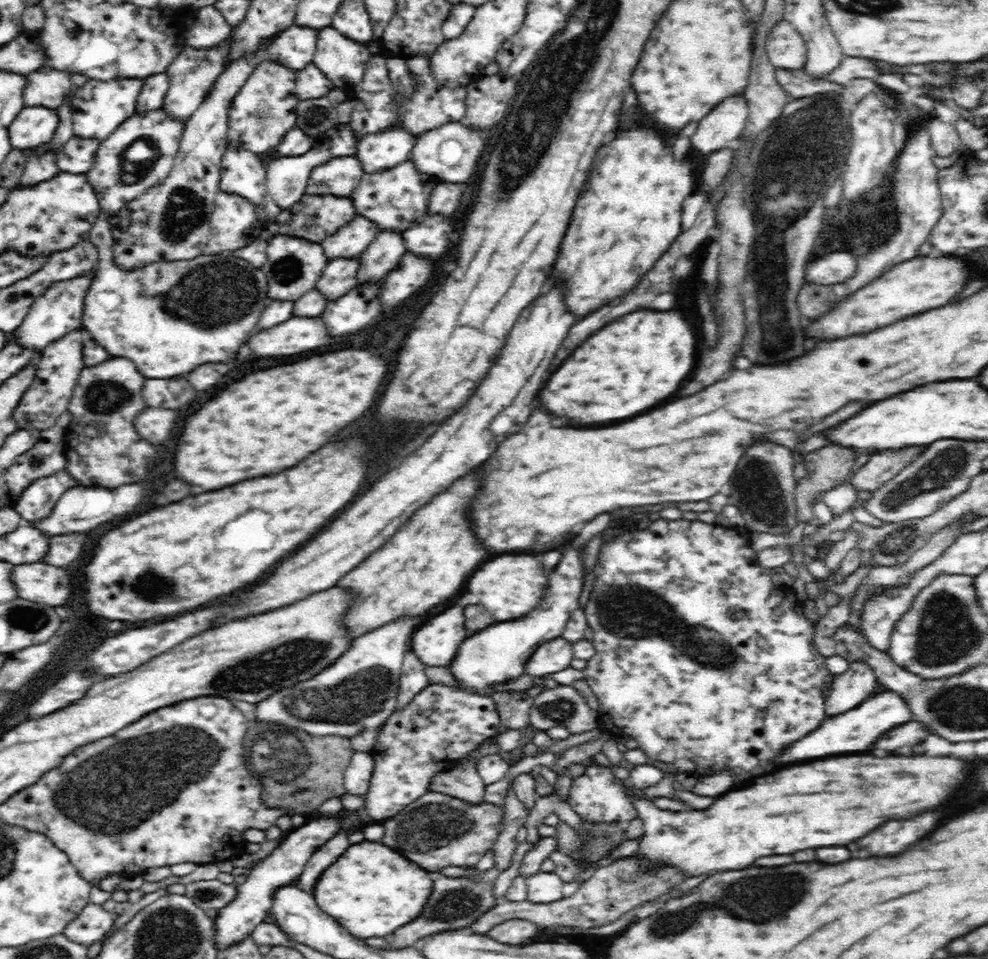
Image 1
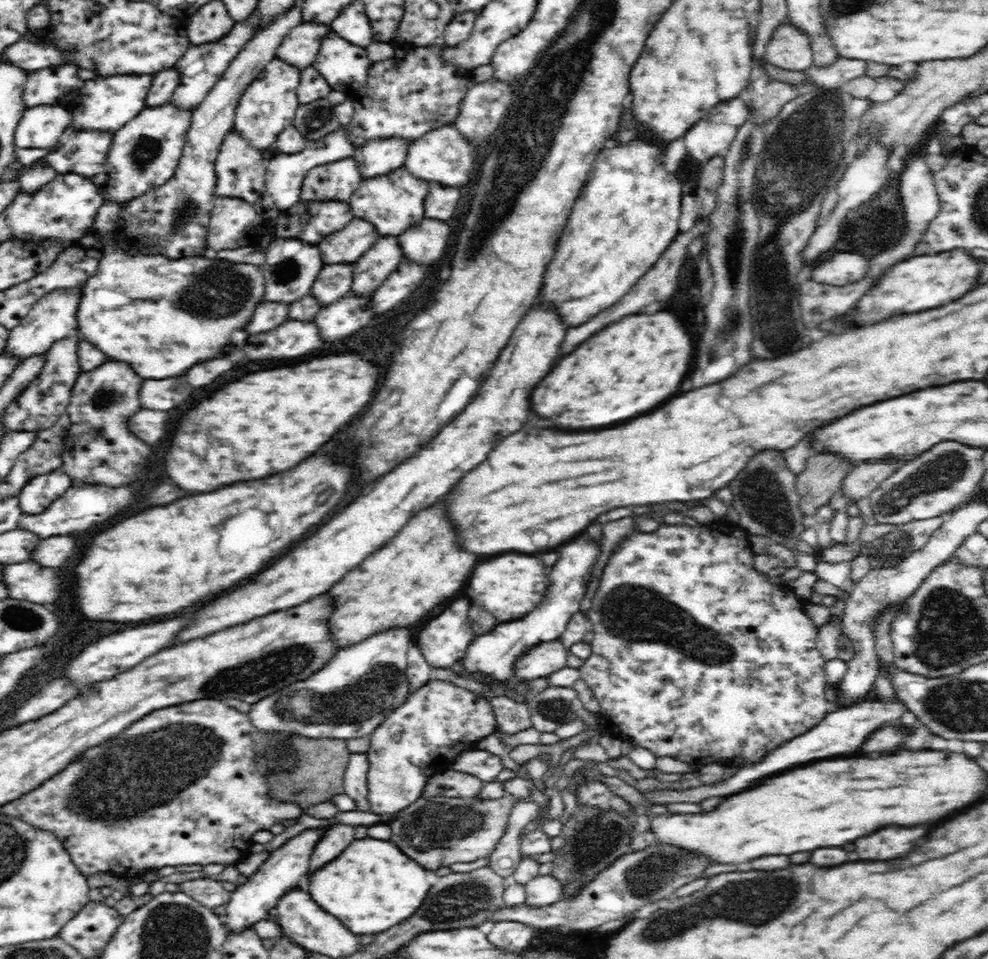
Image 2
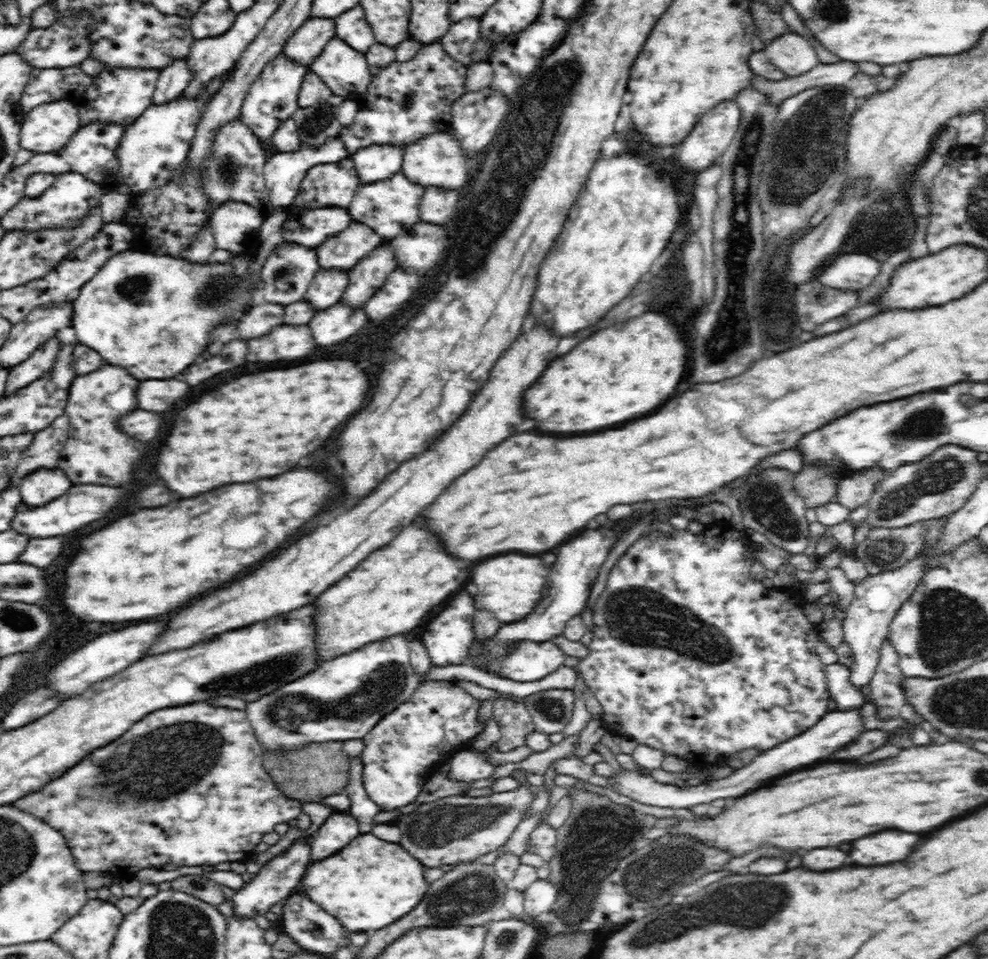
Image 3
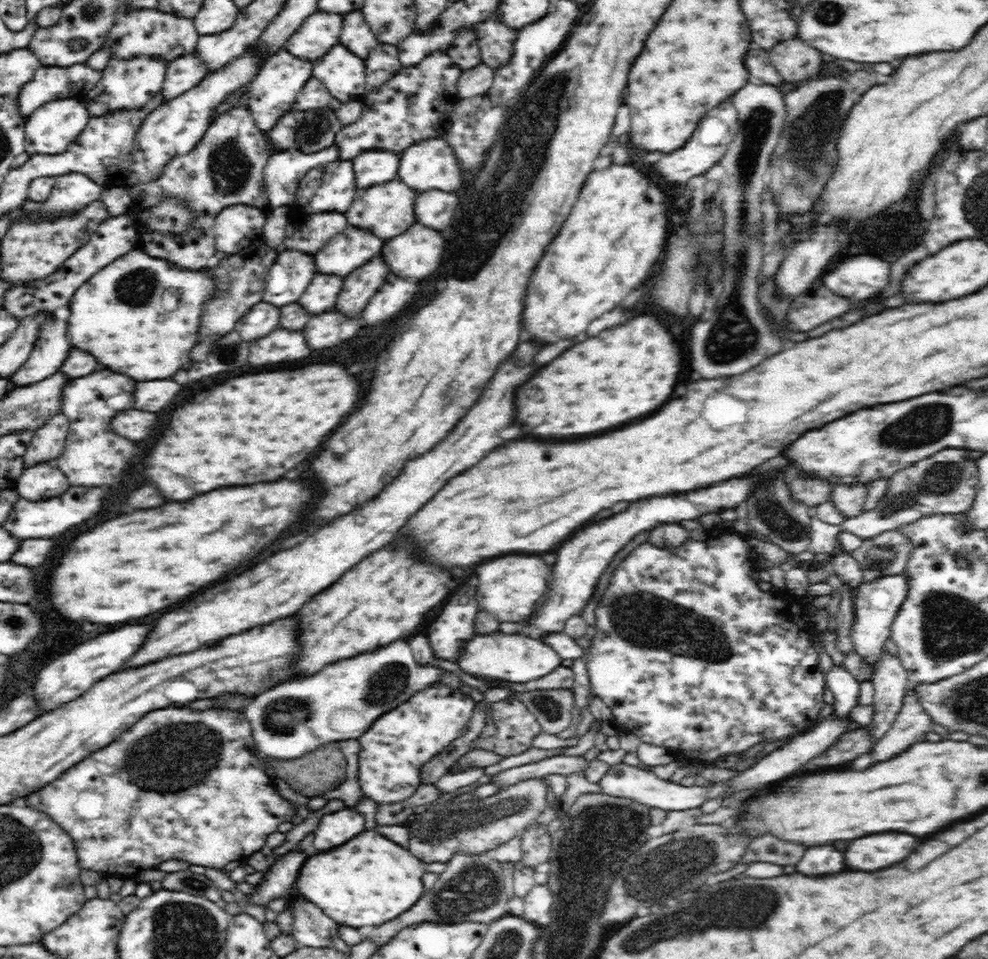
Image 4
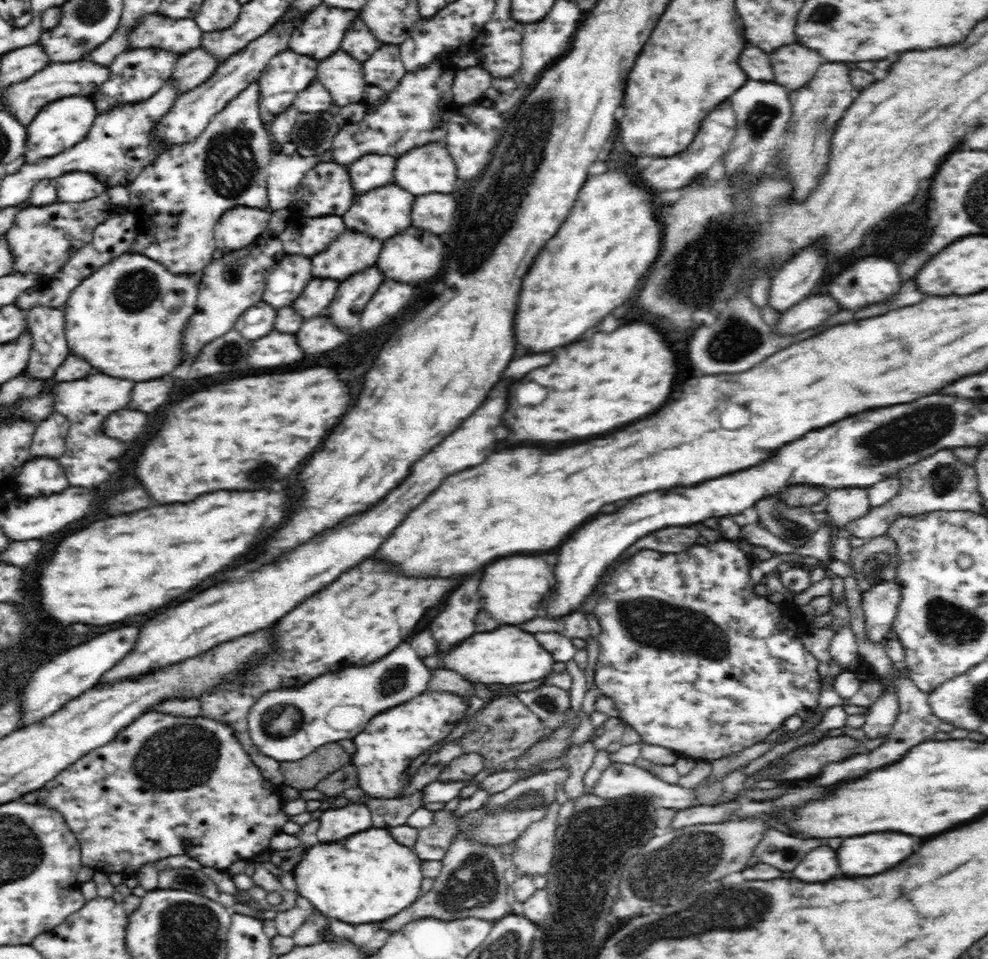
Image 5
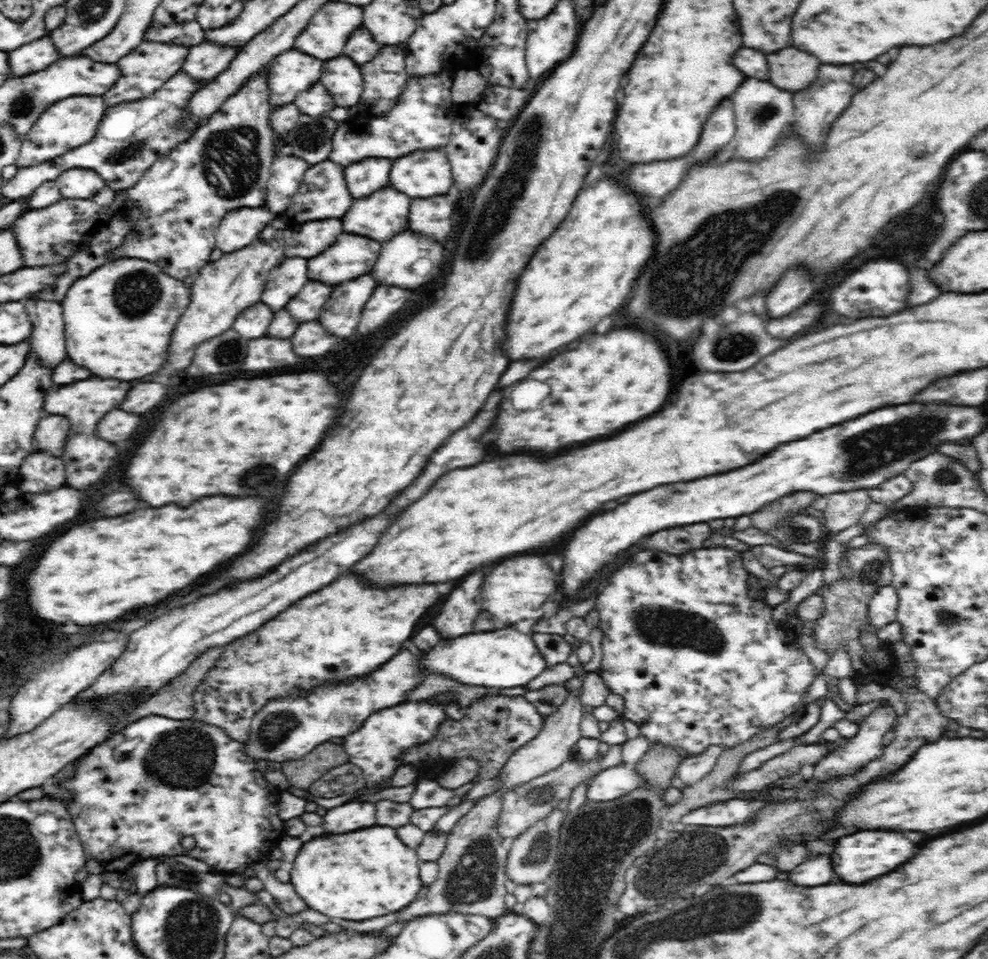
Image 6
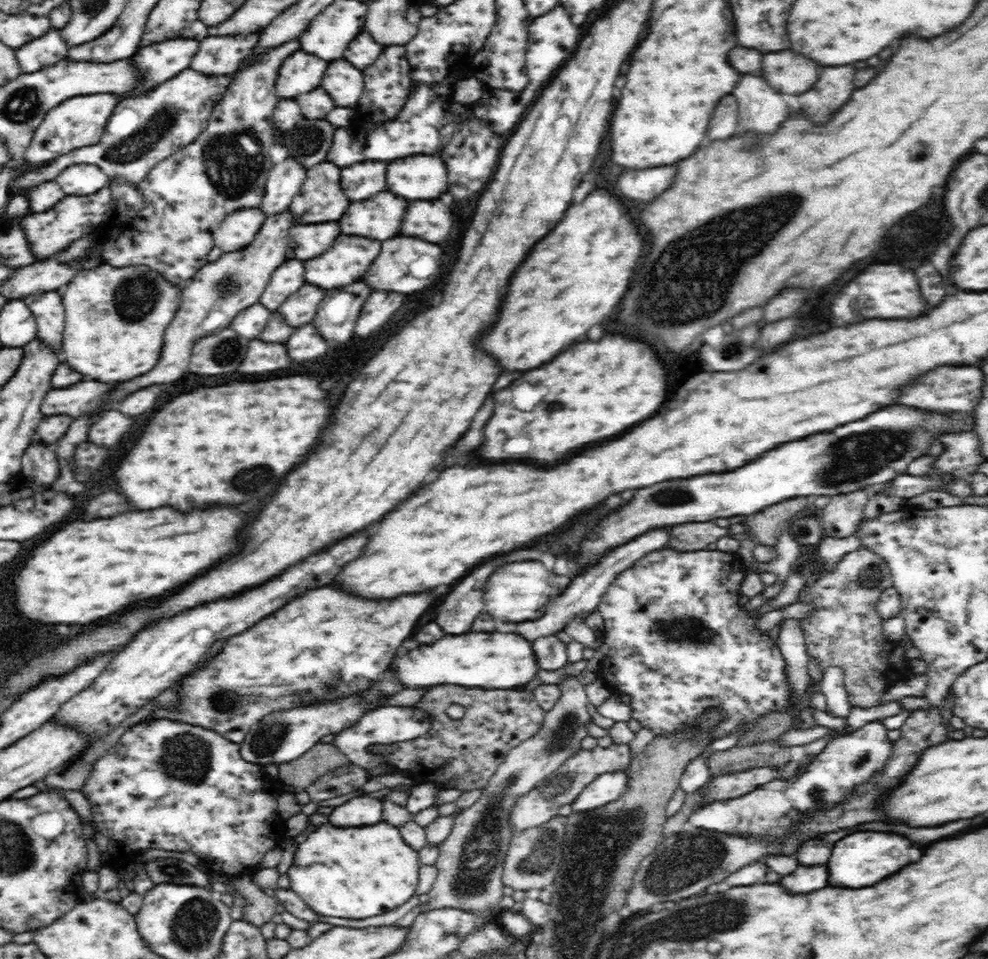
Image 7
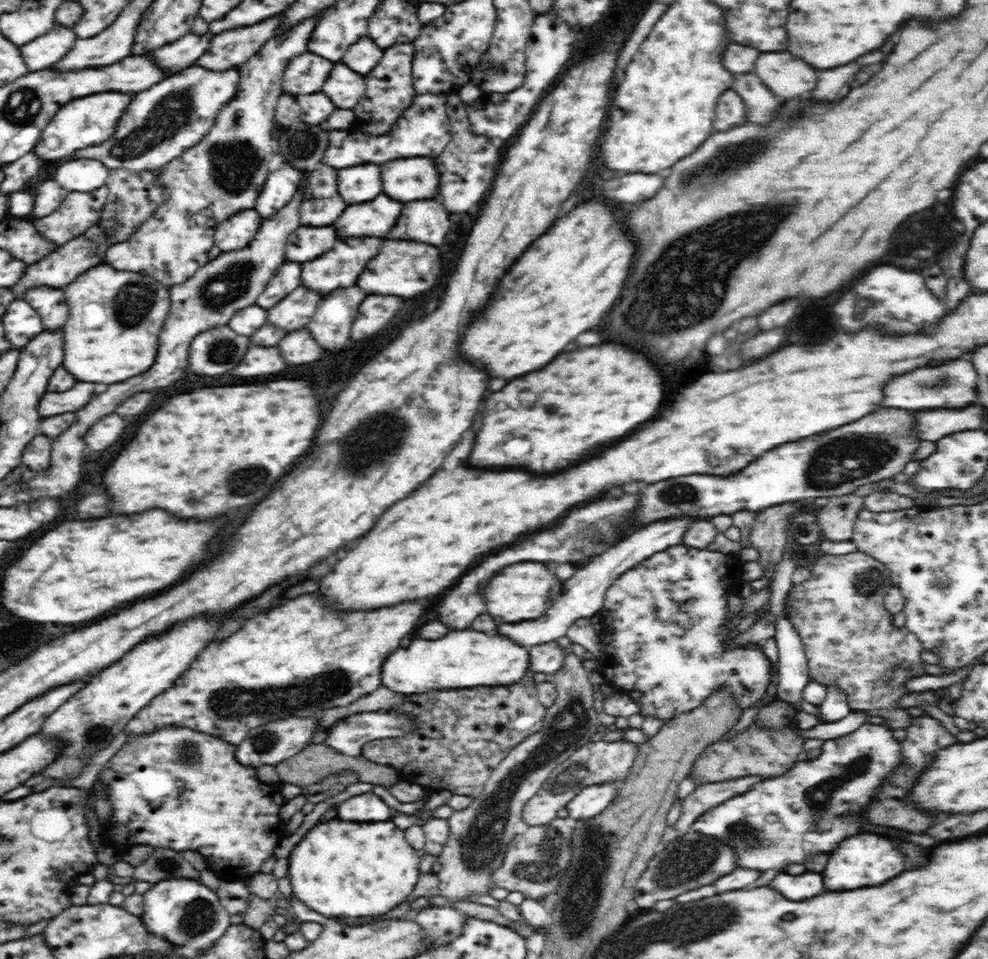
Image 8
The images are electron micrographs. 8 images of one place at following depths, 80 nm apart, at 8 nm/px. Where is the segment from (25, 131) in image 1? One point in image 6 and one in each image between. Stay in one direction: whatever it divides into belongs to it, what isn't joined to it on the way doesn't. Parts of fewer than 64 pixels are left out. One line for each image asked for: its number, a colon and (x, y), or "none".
2: (43, 126)
3: (45, 129)
4: (48, 131)
5: (59, 125)
6: (67, 124)

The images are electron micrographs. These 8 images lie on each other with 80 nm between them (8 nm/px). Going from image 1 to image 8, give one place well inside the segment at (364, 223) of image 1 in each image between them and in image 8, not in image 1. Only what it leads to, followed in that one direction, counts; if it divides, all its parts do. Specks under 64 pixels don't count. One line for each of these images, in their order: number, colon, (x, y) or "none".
2: (345, 246)
3: (343, 251)
4: (349, 250)
5: (351, 253)
6: (351, 256)
7: (351, 256)
8: (339, 268)

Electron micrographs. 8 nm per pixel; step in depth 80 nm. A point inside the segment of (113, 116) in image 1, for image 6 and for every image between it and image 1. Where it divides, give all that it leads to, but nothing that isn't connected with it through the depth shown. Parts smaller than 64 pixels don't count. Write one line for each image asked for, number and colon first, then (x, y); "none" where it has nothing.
2: (104, 104)
3: (119, 95)
4: (130, 84)
5: (135, 75)
6: (146, 68)

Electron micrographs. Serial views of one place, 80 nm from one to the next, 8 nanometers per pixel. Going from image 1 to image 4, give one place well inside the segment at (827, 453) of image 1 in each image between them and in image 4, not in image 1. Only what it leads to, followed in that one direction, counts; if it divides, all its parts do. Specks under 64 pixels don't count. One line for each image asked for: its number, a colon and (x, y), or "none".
2: (822, 478)
3: (817, 485)
4: (812, 491)

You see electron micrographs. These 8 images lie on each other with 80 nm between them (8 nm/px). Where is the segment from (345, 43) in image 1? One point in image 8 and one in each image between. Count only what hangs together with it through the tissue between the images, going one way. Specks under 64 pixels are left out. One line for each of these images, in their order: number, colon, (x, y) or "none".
2: (345, 66)
3: (346, 73)
4: (344, 74)
5: (342, 75)
6: (342, 77)
7: (345, 84)
8: (345, 86)

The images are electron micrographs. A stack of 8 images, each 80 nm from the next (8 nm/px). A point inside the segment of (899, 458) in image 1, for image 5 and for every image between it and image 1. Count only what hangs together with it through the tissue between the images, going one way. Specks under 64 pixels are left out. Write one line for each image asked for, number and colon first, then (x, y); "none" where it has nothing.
2: (861, 481)
3: (856, 489)
4: (849, 498)
5: (843, 505)

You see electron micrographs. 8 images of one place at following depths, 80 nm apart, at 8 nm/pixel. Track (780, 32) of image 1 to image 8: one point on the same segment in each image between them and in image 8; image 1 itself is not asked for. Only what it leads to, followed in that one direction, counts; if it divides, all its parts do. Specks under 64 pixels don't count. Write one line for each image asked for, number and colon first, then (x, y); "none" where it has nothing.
2: (788, 48)
3: (791, 53)
4: (795, 60)
5: (793, 66)
6: (792, 70)
7: (785, 71)
8: (784, 75)

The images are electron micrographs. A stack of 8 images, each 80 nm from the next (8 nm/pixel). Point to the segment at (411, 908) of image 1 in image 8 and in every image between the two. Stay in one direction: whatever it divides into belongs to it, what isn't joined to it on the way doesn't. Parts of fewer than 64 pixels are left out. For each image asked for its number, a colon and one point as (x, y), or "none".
2: (371, 886)
3: (372, 883)
4: (369, 880)
5: (369, 877)
6: (357, 876)
7: (356, 873)
8: (341, 869)

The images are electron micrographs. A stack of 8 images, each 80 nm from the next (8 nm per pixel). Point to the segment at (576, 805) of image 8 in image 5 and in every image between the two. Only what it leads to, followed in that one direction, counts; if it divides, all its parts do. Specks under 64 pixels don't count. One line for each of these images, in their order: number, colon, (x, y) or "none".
5: (621, 780)
6: (614, 782)
7: (609, 786)

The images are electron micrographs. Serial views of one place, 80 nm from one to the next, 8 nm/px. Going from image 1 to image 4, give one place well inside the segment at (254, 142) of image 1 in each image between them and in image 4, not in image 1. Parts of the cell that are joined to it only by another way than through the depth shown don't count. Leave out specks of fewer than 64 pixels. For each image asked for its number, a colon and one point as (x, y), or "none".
2: (269, 105)
3: (272, 99)
4: (273, 91)

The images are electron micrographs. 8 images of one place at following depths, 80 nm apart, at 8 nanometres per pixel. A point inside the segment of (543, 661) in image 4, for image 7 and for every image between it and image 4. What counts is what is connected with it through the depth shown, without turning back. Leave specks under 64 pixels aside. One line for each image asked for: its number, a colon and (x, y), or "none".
5: (508, 656)
6: (505, 658)
7: (487, 659)

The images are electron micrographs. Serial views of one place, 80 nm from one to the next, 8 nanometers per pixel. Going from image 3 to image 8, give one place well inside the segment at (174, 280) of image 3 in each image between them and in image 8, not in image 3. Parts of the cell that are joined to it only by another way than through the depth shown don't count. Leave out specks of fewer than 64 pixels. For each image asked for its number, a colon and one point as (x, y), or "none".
4: (118, 316)
5: (99, 324)
6: (102, 335)
7: (136, 303)
8: (114, 317)

